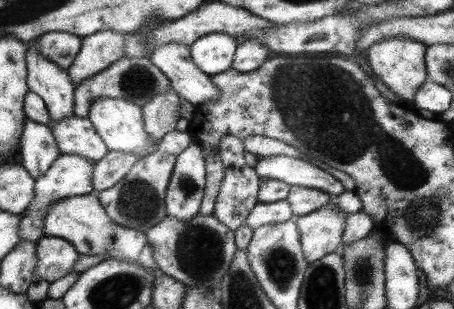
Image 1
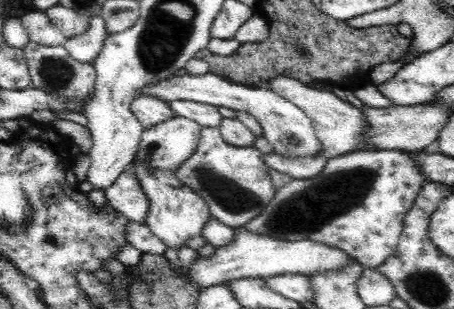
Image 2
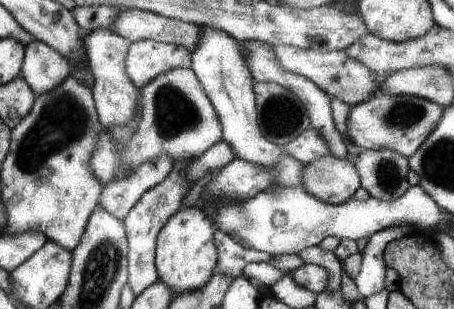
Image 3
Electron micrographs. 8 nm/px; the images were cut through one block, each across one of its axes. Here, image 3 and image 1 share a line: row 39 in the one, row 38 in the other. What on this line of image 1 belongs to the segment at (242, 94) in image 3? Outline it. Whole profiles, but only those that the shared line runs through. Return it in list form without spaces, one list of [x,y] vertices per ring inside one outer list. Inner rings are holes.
[[[207,34],[197,38],[191,46],[191,60],[195,66],[213,76],[231,68],[237,50],[237,40],[227,34]]]

